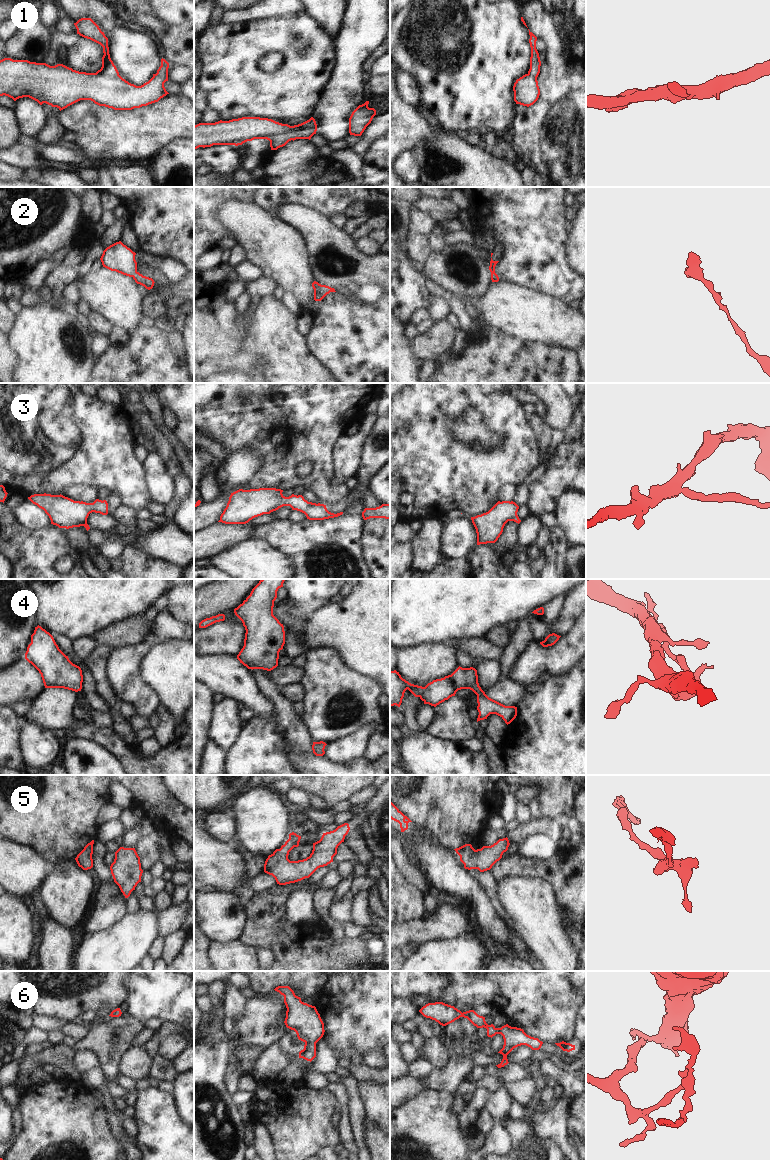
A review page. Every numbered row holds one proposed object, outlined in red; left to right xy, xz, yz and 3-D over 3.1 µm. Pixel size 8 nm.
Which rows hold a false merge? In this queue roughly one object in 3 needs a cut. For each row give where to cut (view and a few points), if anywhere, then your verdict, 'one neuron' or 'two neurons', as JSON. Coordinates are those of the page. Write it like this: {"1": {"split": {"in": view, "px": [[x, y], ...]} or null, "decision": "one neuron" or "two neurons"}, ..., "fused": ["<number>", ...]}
{"1": {"split": null, "decision": "one neuron"}, "2": {"split": null, "decision": "one neuron"}, "3": {"split": null, "decision": "one neuron"}, "4": {"split": null, "decision": "one neuron"}, "5": {"split": null, "decision": "one neuron"}, "6": {"split": null, "decision": "one neuron"}, "fused": []}

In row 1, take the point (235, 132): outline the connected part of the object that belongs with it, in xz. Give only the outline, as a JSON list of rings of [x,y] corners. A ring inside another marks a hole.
[[[242,117],[215,123],[199,123],[194,126],[194,149],[213,145],[242,145],[254,139],[267,139],[271,150],[285,146],[296,139],[311,139],[317,124],[313,117],[294,126],[268,118]]]

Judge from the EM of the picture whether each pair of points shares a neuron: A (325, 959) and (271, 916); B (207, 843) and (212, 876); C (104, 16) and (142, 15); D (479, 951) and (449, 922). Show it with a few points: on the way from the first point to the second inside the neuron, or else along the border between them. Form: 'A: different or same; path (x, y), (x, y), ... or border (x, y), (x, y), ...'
A: same; path (307, 959), (302, 954), (283, 945), (272, 934)
B: same; path (207, 851), (207, 860), (212, 865), (212, 868)
C: different; border (113, 10), (119, 23)
D: different; border (470, 934), (455, 939), (440, 940)

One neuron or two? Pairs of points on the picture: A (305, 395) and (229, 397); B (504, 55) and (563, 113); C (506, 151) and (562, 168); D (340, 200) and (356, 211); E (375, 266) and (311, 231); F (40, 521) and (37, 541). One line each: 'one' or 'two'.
A: one
B: two
C: two
D: two
E: one
F: two

